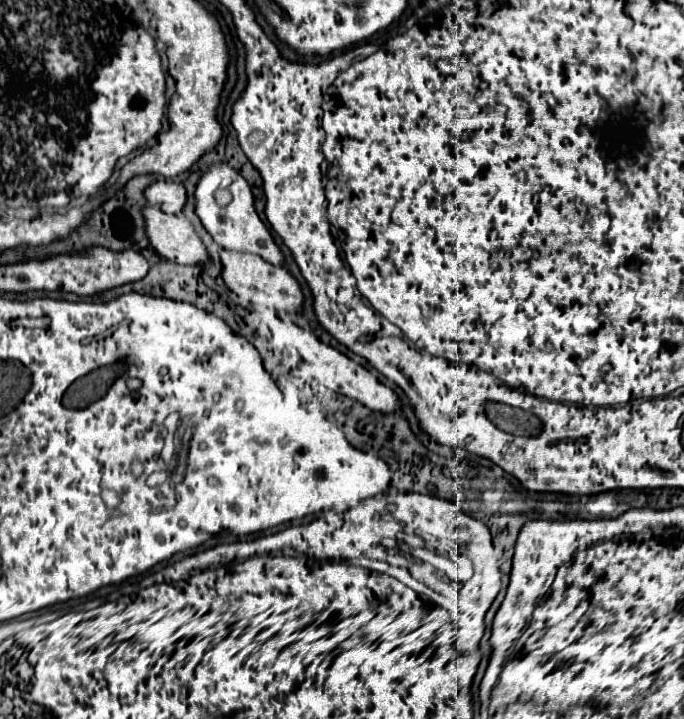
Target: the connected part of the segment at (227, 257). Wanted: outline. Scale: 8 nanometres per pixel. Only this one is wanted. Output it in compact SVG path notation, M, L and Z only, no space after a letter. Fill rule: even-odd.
M224 251L222 265L224 265L224 269L222 269L224 283L240 299L246 299L256 307L268 307L268 309L274 307L284 313L302 313L304 293L302 293L298 281L286 269L274 267L256 255L238 253L238 251Z

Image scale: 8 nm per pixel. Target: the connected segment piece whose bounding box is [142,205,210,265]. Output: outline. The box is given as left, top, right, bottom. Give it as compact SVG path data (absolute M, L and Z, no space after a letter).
M150 205L144 207L142 215L146 219L148 239L162 257L180 265L208 263L208 249L188 219L168 215Z

